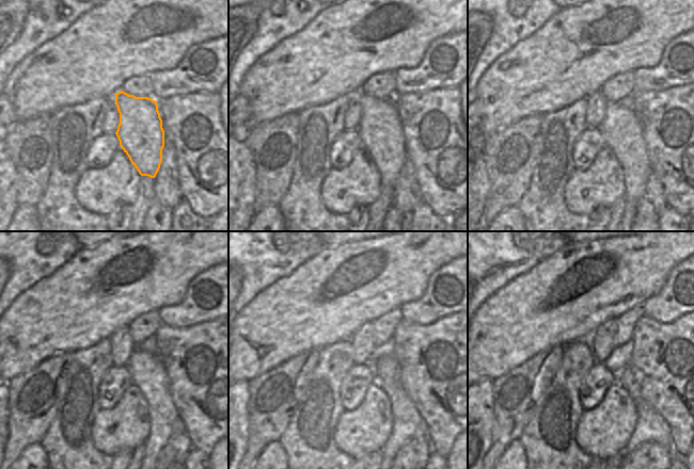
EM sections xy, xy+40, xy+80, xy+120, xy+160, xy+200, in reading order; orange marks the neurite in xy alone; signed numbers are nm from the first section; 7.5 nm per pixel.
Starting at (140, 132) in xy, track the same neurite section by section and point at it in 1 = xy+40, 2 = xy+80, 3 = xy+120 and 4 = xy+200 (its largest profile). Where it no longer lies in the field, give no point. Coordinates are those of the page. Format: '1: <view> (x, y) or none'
1: xy+40 (380, 130)
2: xy+80 (622, 132)
3: xy+120 (147, 373)
4: xy+200 (650, 427)

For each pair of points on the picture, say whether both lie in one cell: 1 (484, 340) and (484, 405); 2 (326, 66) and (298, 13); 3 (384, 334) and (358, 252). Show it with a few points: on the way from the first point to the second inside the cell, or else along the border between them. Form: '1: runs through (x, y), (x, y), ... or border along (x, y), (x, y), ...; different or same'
1: border along (492, 379), (482, 379), (478, 383); different
2: border along (322, 11), (303, 28), (284, 39); different
3: border along (398, 307), (379, 316), (373, 322); different

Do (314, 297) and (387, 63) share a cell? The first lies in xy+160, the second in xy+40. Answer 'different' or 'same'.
same

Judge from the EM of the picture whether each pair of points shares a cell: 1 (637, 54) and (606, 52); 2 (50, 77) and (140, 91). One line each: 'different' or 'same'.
1: same
2: different

